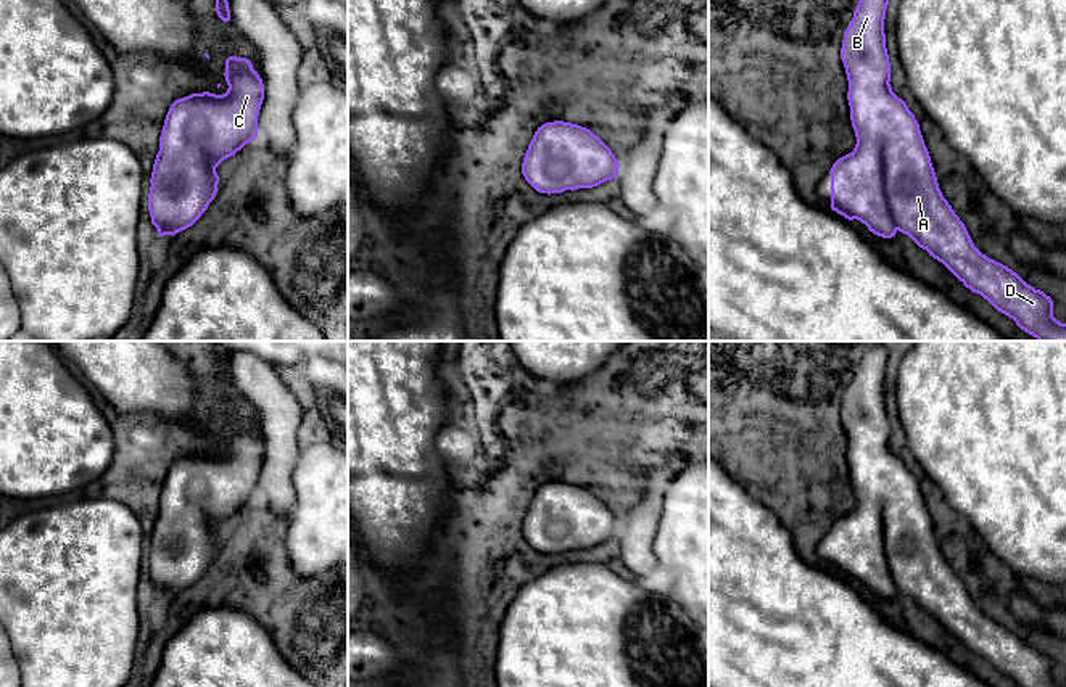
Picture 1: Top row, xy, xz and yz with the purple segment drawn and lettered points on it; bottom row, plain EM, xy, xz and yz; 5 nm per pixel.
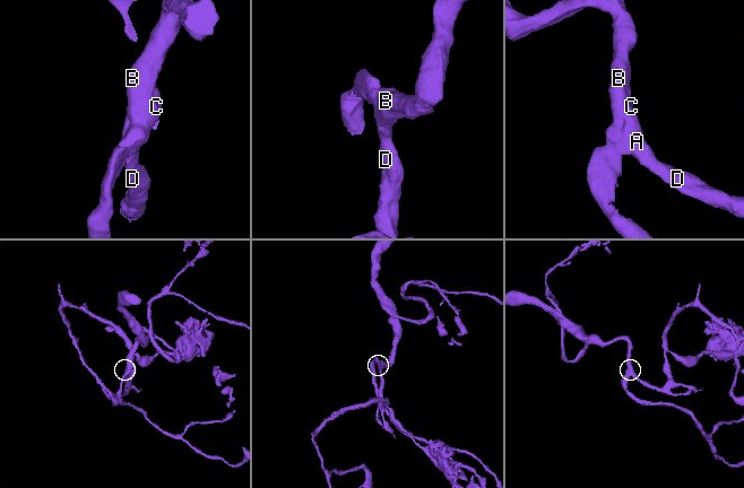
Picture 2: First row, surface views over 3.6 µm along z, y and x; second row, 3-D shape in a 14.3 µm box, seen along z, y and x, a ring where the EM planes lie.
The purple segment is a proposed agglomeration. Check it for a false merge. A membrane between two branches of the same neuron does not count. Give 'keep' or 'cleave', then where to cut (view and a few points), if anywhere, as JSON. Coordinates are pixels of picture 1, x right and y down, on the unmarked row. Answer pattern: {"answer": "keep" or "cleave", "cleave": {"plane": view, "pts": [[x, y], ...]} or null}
{"answer": "keep", "cleave": null}

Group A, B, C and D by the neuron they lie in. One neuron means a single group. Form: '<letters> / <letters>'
A B C D

